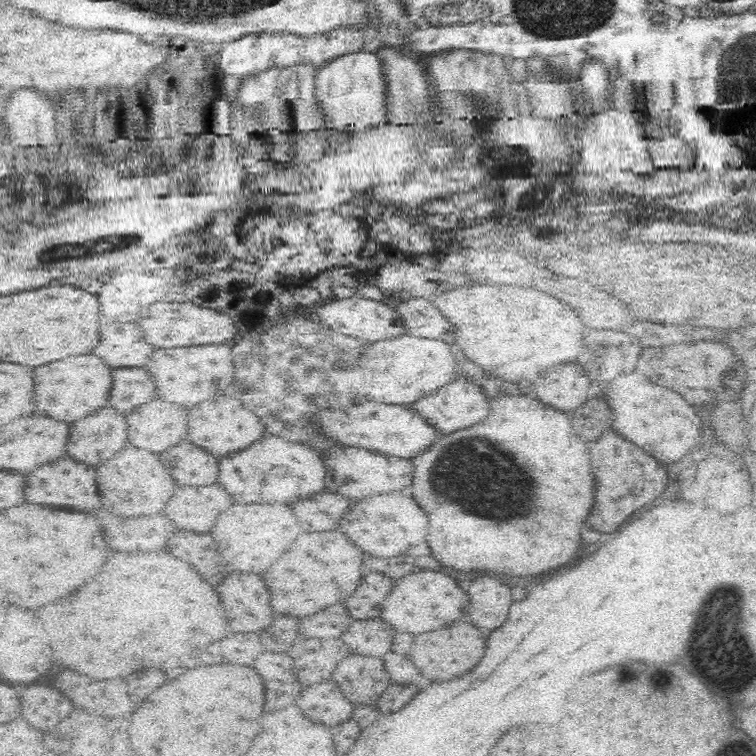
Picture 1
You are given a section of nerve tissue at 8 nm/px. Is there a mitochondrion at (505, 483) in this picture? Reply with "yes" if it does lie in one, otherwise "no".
yes

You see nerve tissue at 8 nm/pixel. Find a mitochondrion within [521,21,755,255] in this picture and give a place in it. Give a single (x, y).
(716, 123)

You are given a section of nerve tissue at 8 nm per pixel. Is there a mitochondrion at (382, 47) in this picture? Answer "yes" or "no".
no

